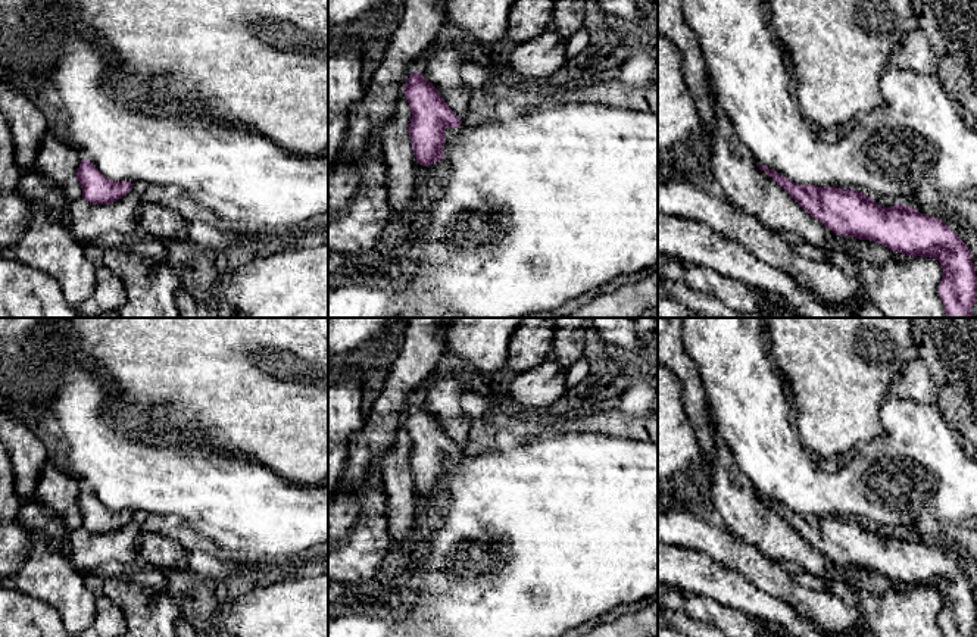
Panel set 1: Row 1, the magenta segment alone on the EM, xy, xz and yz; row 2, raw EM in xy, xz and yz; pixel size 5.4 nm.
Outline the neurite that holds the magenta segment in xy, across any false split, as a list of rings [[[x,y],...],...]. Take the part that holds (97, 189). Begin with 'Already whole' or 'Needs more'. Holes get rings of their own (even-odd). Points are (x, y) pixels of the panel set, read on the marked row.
Already whole. [[[82,159],[77,179],[82,187],[82,199],[94,204],[109,204],[122,199],[132,190],[131,182],[113,182],[104,177],[91,162]]]

